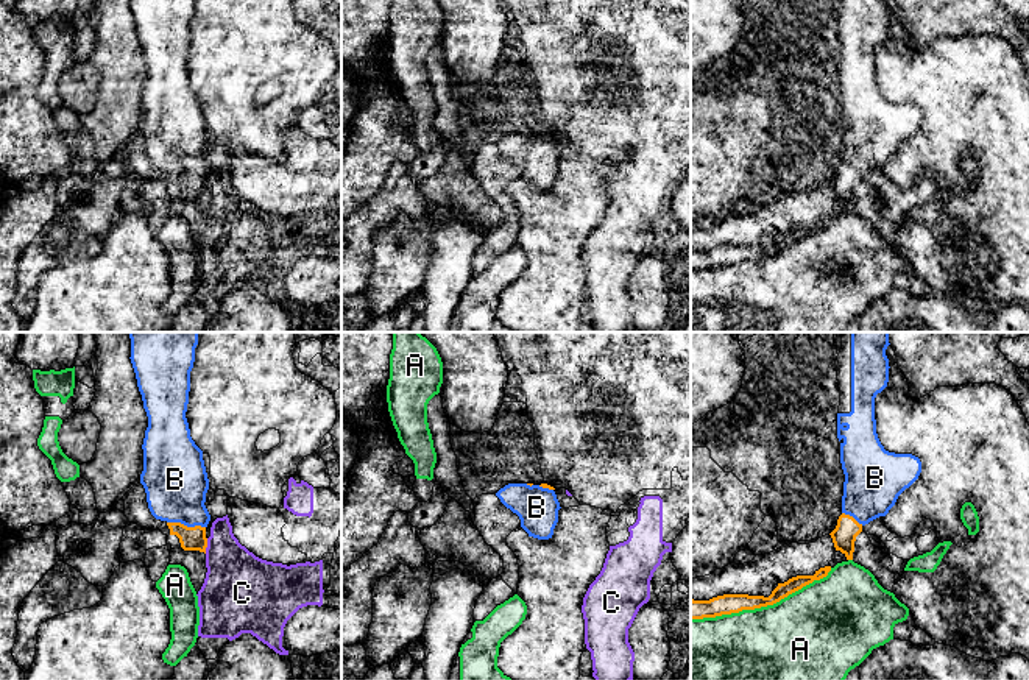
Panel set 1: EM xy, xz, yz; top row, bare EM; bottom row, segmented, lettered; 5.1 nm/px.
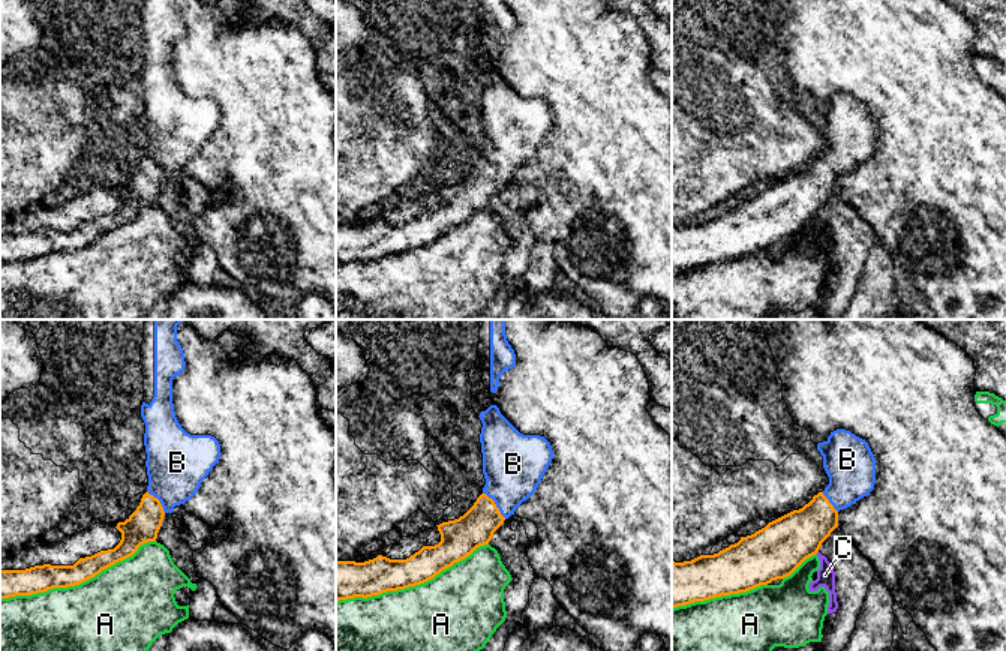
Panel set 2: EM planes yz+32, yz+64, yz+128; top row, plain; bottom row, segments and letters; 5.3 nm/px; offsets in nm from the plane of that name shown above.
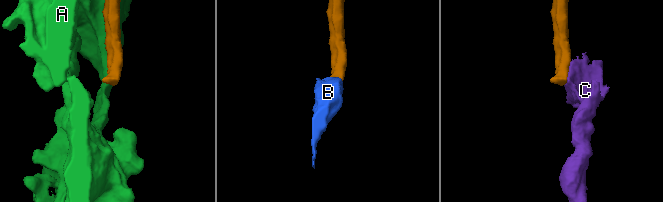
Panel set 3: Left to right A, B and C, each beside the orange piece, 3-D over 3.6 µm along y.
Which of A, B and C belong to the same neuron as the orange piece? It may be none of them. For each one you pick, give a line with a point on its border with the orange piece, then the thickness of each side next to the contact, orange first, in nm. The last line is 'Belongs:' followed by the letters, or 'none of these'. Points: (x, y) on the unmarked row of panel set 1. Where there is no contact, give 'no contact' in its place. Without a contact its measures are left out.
B: xy (186, 177) | 130/320 nm
Belongs: B

